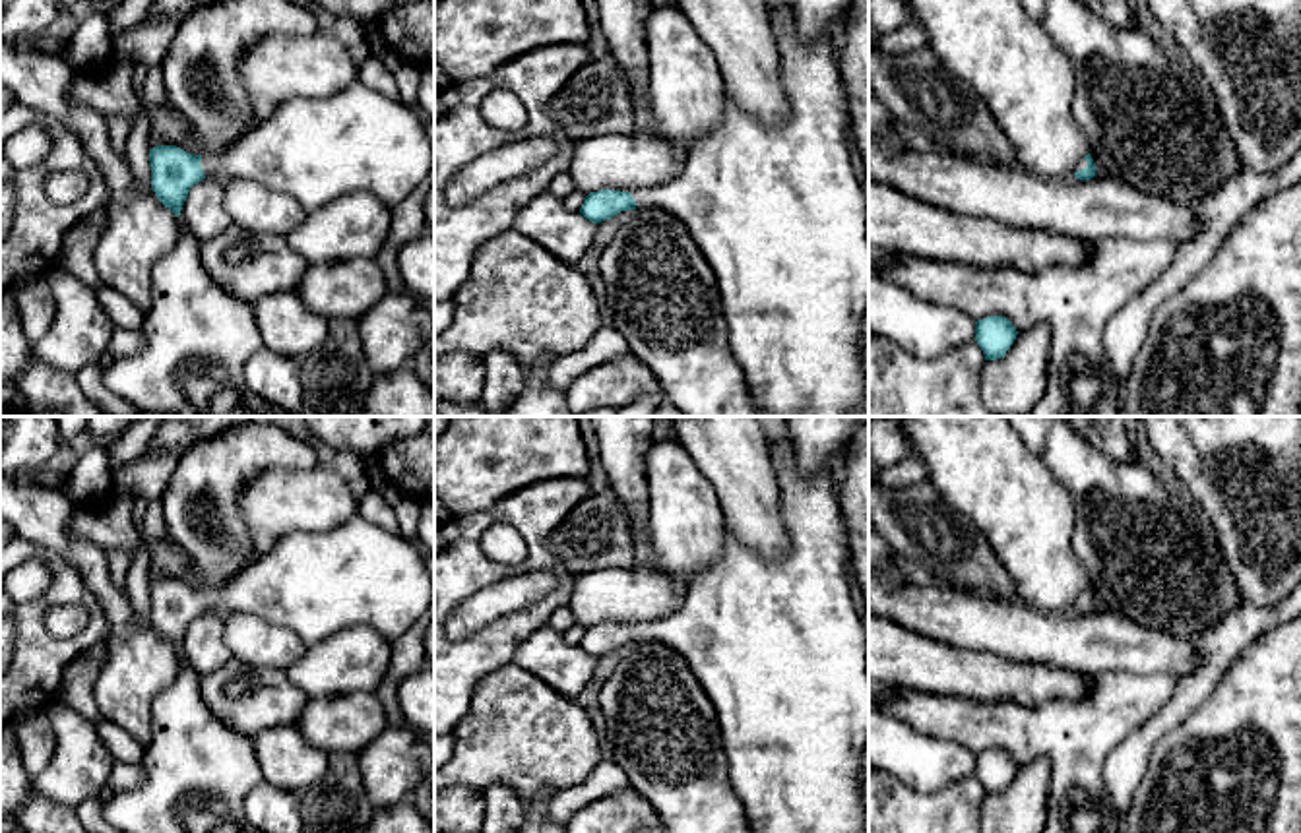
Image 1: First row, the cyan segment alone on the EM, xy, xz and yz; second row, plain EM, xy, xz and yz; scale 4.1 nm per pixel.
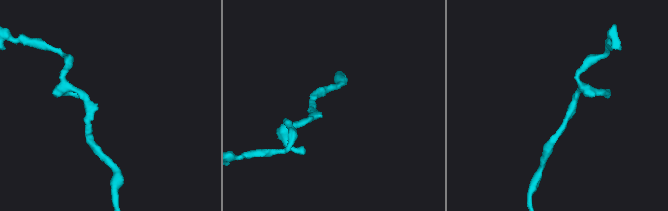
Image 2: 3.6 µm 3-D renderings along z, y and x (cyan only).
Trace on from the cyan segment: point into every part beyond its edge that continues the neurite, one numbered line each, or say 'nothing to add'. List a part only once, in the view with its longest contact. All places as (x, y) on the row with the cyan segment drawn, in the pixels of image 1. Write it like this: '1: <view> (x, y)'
1: xy (315, 150)

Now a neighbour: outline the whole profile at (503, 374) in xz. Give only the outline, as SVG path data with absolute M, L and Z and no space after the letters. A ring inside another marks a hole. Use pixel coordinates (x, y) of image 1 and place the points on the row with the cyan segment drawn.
M504 351L487 353L481 360L485 366L485 384L479 405L491 416L502 416L522 389L524 370L516 356Z

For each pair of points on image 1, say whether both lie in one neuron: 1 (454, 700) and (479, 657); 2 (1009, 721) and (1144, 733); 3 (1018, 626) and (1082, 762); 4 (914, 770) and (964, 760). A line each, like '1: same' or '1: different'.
1: same
2: different
3: different
4: same

